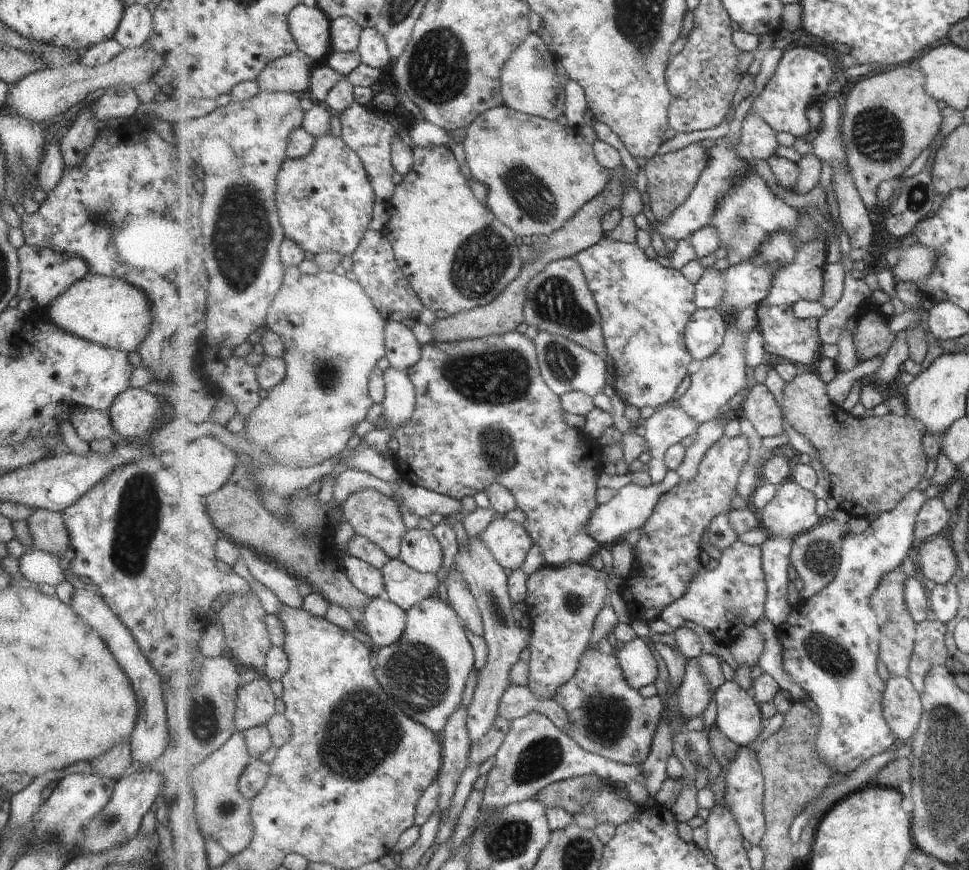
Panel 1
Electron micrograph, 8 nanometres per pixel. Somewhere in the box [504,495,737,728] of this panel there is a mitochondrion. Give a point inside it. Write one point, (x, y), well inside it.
(573, 602)

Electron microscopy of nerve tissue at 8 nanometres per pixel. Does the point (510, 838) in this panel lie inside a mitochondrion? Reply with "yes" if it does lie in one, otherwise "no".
yes

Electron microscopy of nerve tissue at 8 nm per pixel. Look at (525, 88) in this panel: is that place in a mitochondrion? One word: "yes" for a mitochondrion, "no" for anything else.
no

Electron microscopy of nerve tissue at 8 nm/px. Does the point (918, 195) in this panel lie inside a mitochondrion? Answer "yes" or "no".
yes

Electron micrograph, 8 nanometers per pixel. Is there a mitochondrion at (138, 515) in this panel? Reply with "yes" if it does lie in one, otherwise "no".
yes

